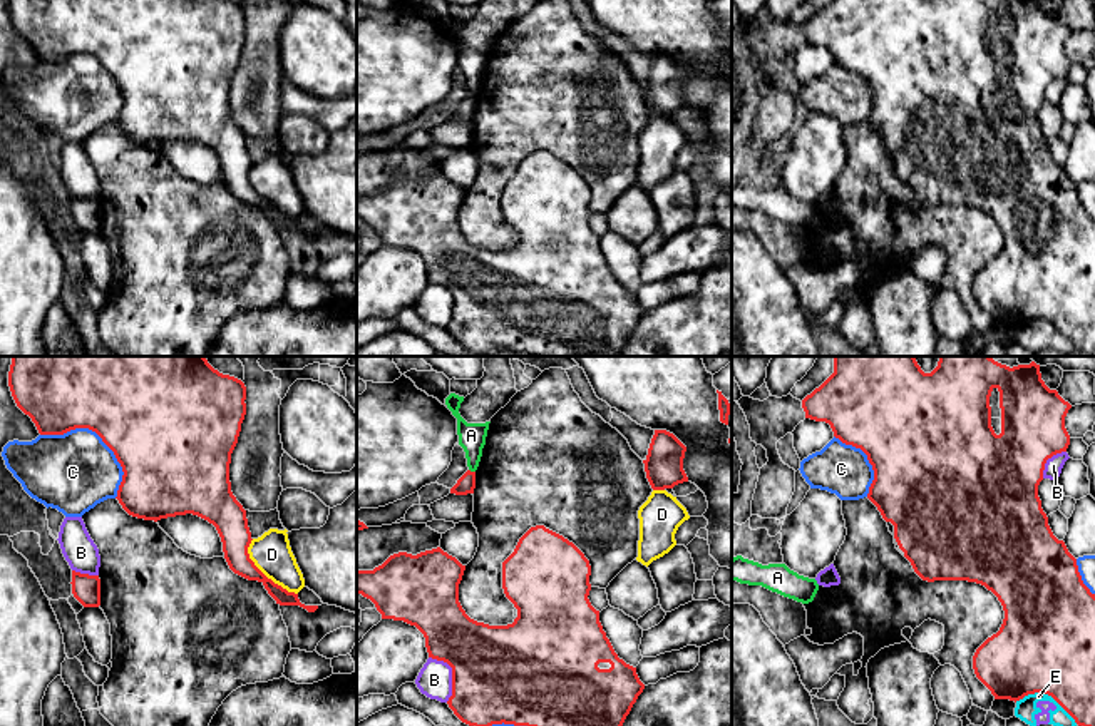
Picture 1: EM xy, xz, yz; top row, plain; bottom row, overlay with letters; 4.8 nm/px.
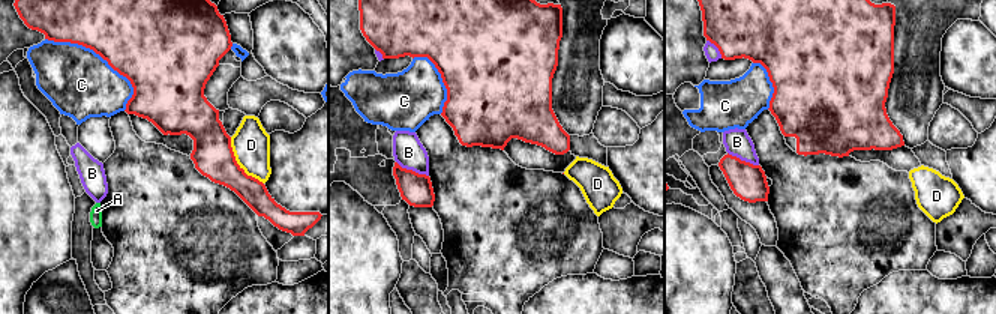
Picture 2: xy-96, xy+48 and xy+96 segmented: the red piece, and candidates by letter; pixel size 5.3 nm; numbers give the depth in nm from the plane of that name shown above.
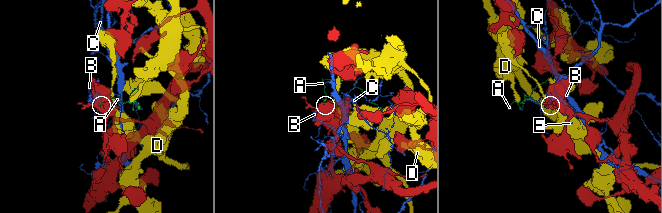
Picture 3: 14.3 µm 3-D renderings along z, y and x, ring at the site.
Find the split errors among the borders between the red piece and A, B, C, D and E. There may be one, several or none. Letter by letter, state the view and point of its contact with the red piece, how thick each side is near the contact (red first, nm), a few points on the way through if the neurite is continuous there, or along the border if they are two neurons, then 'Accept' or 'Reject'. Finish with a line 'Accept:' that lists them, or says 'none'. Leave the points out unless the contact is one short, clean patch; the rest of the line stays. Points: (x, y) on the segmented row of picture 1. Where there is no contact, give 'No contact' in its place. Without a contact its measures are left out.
A: Touches red at xz (472, 472). Thickness 90 nm (red) against 130 nm. Boundary: xz (469, 469), (474, 472). Reject
B: Touches red at xz (452, 674). Thickness 460 nm (red) against 160 nm. Reject
C: Touches red at xy (99, 435). Thickness 500 nm (red) against 380 nm. Reject
D: Touches red at xy (262, 572). Thickness 150 nm (red) against 190 nm. Reject
E: Touches red at yz (1047, 693). Thickness 460 nm (red) against 100 nm. Reject
Accept: none

